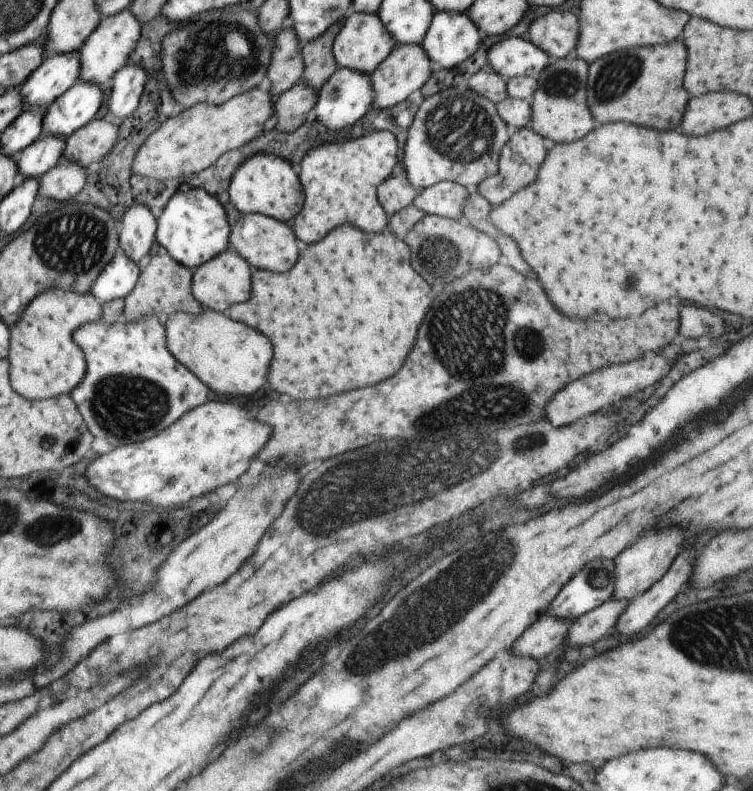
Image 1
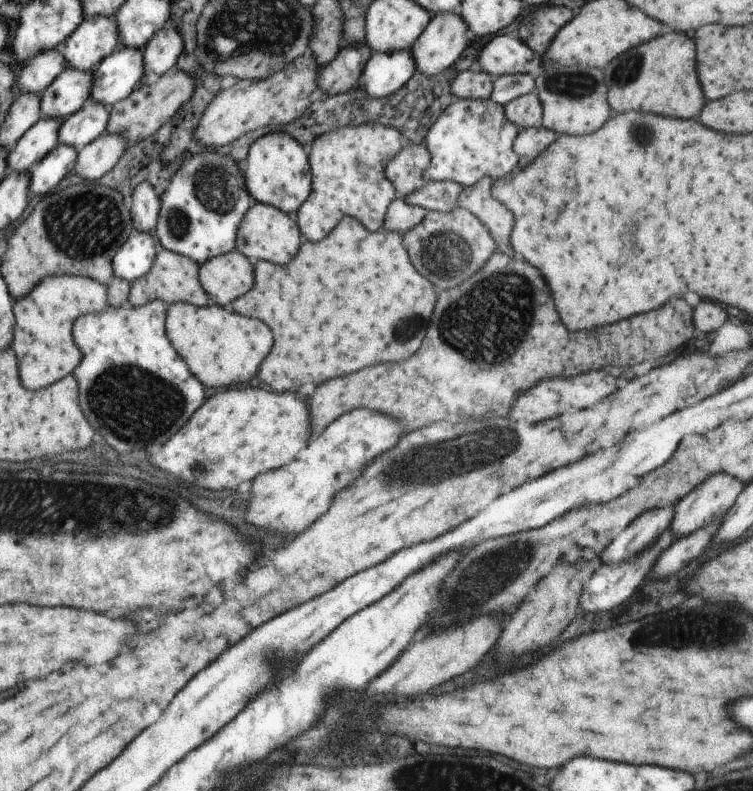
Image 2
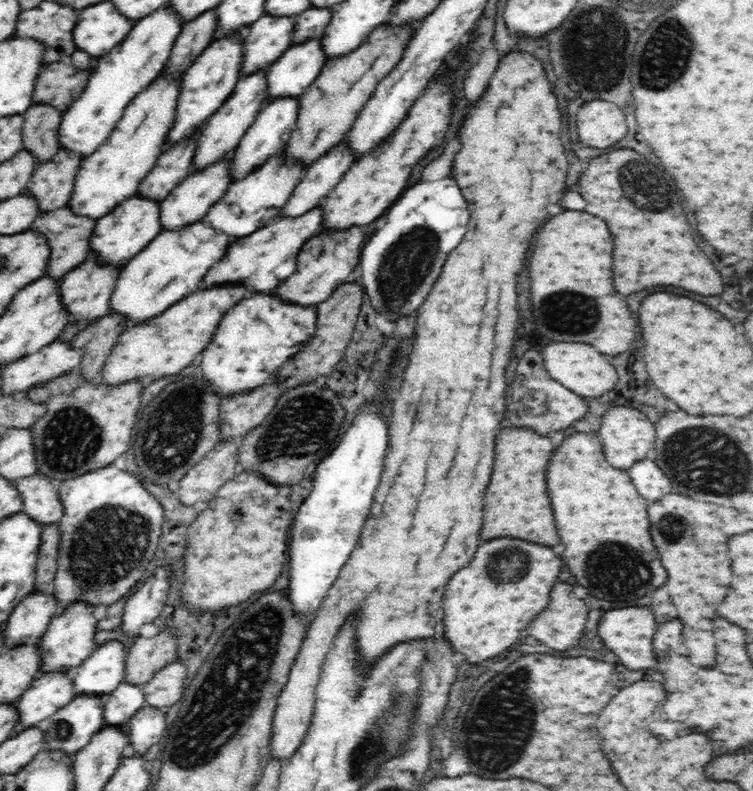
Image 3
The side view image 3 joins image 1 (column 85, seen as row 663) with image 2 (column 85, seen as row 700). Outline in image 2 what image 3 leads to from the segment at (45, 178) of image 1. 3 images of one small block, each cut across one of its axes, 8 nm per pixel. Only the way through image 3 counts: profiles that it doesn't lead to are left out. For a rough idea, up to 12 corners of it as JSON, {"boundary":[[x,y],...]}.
{"boundary":[[104,133],[78,150],[76,172],[98,180],[125,155],[127,140]]}

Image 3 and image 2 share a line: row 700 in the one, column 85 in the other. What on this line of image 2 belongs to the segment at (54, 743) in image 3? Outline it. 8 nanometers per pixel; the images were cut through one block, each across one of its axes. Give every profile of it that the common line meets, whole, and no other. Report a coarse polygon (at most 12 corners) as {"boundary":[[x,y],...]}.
{"boundary":[[66,67],[40,94],[67,119],[91,98],[94,70]]}

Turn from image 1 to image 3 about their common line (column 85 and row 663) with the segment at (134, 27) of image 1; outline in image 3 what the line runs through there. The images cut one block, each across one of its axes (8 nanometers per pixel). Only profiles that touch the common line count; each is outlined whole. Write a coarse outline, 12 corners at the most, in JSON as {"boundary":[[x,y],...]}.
{"boundary":[[90,603],[69,604],[38,642],[41,672],[68,672],[95,651]]}

